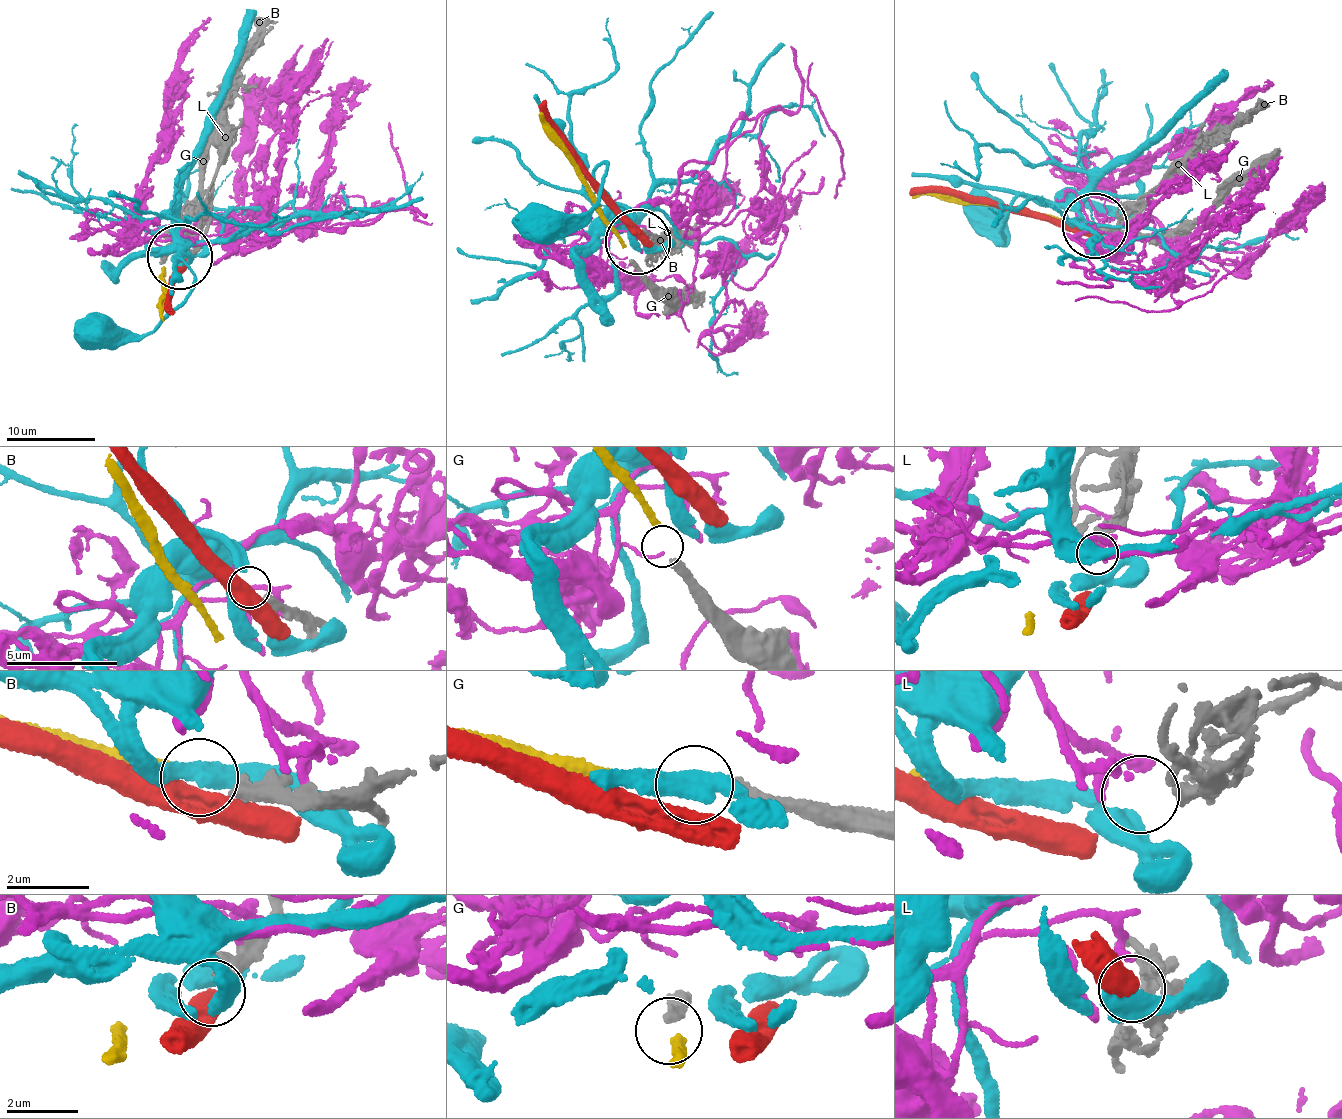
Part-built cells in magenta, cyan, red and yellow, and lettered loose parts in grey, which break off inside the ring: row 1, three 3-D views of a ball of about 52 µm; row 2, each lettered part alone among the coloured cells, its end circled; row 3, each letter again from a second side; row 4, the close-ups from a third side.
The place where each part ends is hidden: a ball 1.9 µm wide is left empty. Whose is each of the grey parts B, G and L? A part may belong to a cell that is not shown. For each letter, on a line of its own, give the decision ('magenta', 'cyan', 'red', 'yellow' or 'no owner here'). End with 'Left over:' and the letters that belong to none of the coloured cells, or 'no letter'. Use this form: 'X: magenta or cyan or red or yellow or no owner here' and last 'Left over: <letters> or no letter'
B: no owner here
G: yellow
L: magenta
Left over: B

